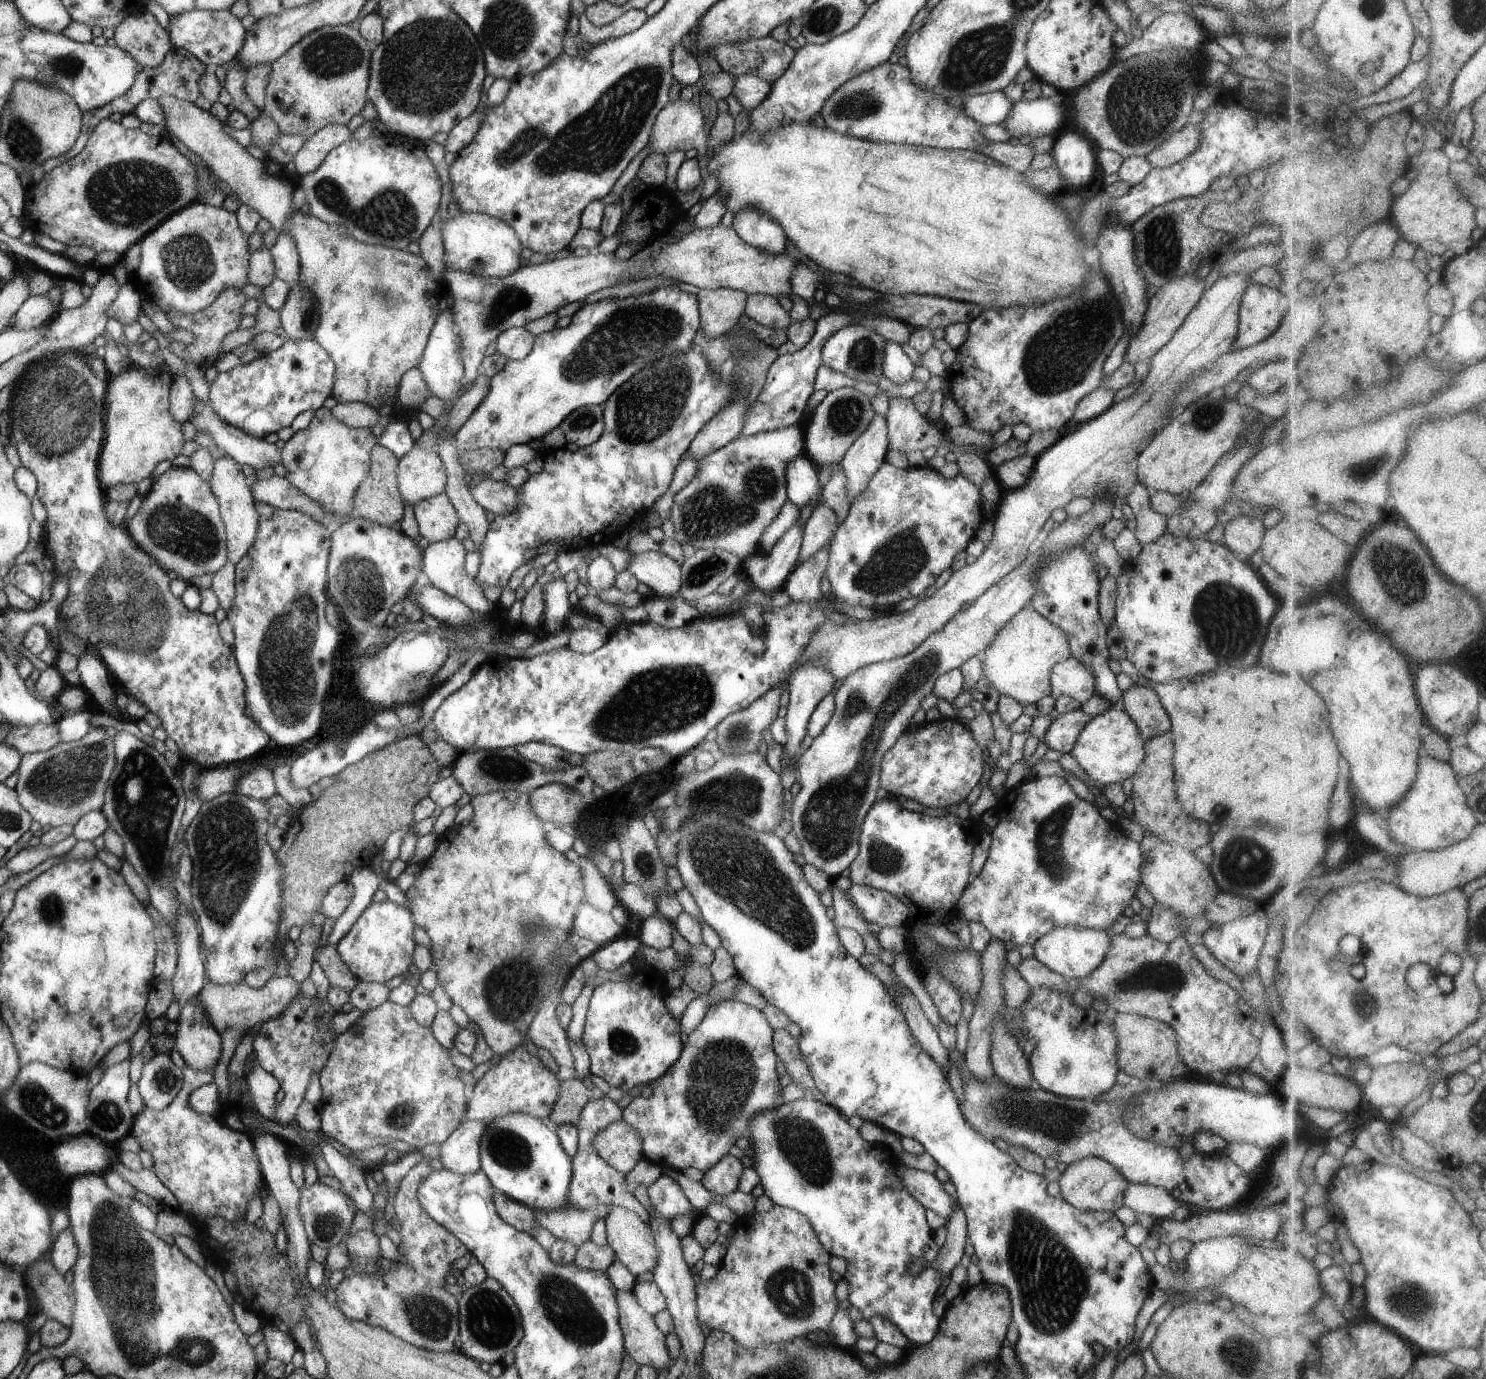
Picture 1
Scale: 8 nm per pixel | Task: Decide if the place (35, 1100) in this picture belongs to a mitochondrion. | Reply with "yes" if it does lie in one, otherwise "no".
yes

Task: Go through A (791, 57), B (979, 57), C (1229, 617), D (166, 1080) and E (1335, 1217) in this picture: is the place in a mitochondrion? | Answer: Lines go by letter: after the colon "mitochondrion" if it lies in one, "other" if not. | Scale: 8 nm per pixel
A: other
B: mitochondrion
C: mitochondrion
D: mitochondrion
E: other

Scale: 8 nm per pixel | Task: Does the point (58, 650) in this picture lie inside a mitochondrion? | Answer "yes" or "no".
no

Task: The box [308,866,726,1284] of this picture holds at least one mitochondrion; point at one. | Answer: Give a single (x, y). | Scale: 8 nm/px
(512, 987)

